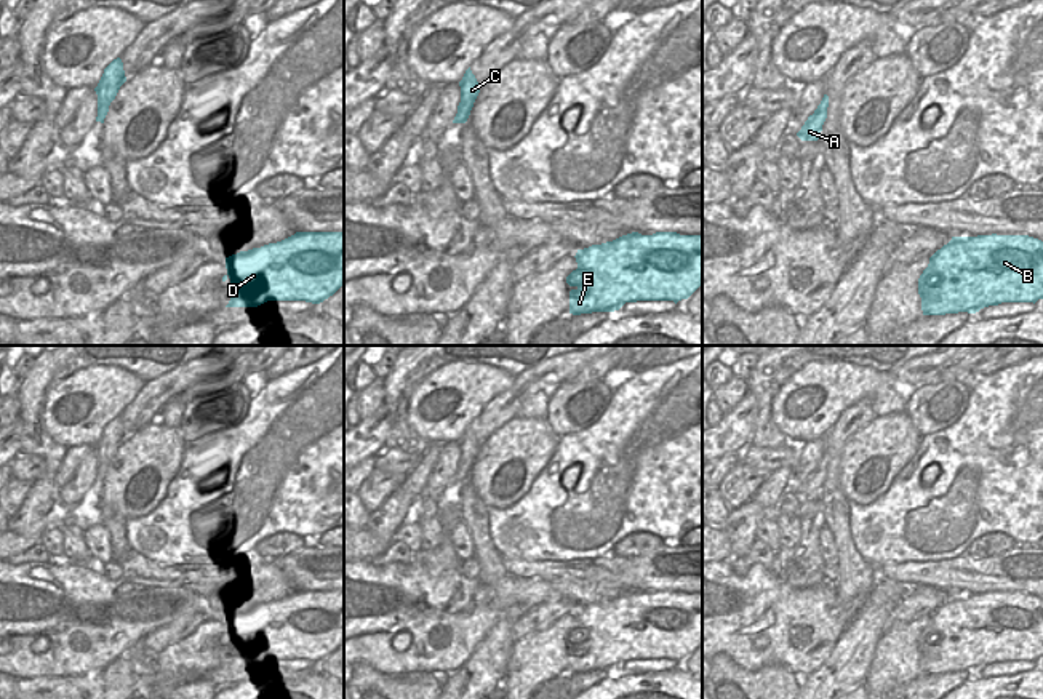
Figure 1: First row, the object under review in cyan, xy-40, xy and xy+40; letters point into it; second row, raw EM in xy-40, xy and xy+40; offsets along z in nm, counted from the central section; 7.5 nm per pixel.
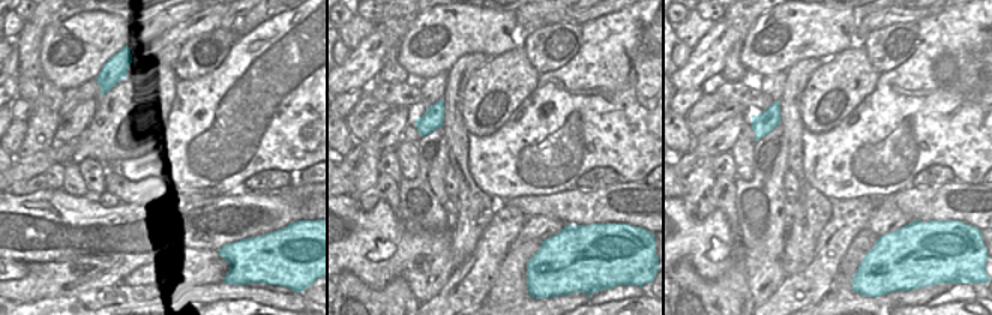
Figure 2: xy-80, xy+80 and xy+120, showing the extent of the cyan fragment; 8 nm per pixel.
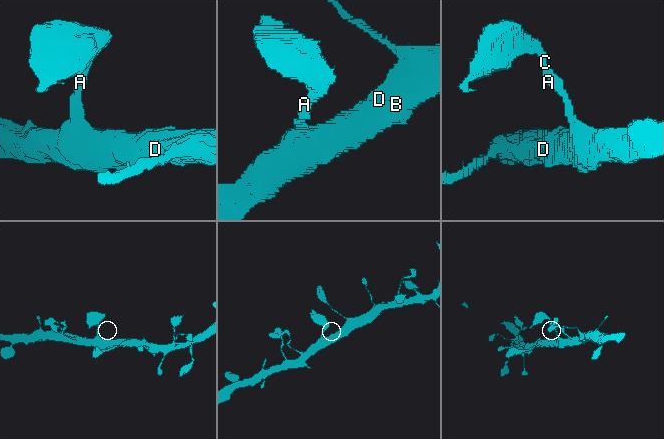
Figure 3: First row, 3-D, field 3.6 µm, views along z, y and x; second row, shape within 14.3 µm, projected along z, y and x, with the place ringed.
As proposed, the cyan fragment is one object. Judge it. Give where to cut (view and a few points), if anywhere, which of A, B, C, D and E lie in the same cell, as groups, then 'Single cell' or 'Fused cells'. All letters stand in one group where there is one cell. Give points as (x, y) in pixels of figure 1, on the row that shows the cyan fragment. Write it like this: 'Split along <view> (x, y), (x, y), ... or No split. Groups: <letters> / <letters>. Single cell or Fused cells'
No split. Groups: A B C D E. Single cell

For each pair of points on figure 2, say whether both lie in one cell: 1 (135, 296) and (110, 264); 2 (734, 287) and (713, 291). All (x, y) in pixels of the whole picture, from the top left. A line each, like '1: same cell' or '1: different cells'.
1: different cells
2: same cell

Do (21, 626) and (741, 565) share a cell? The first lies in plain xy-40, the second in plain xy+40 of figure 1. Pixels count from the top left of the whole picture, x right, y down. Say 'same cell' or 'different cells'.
different cells

